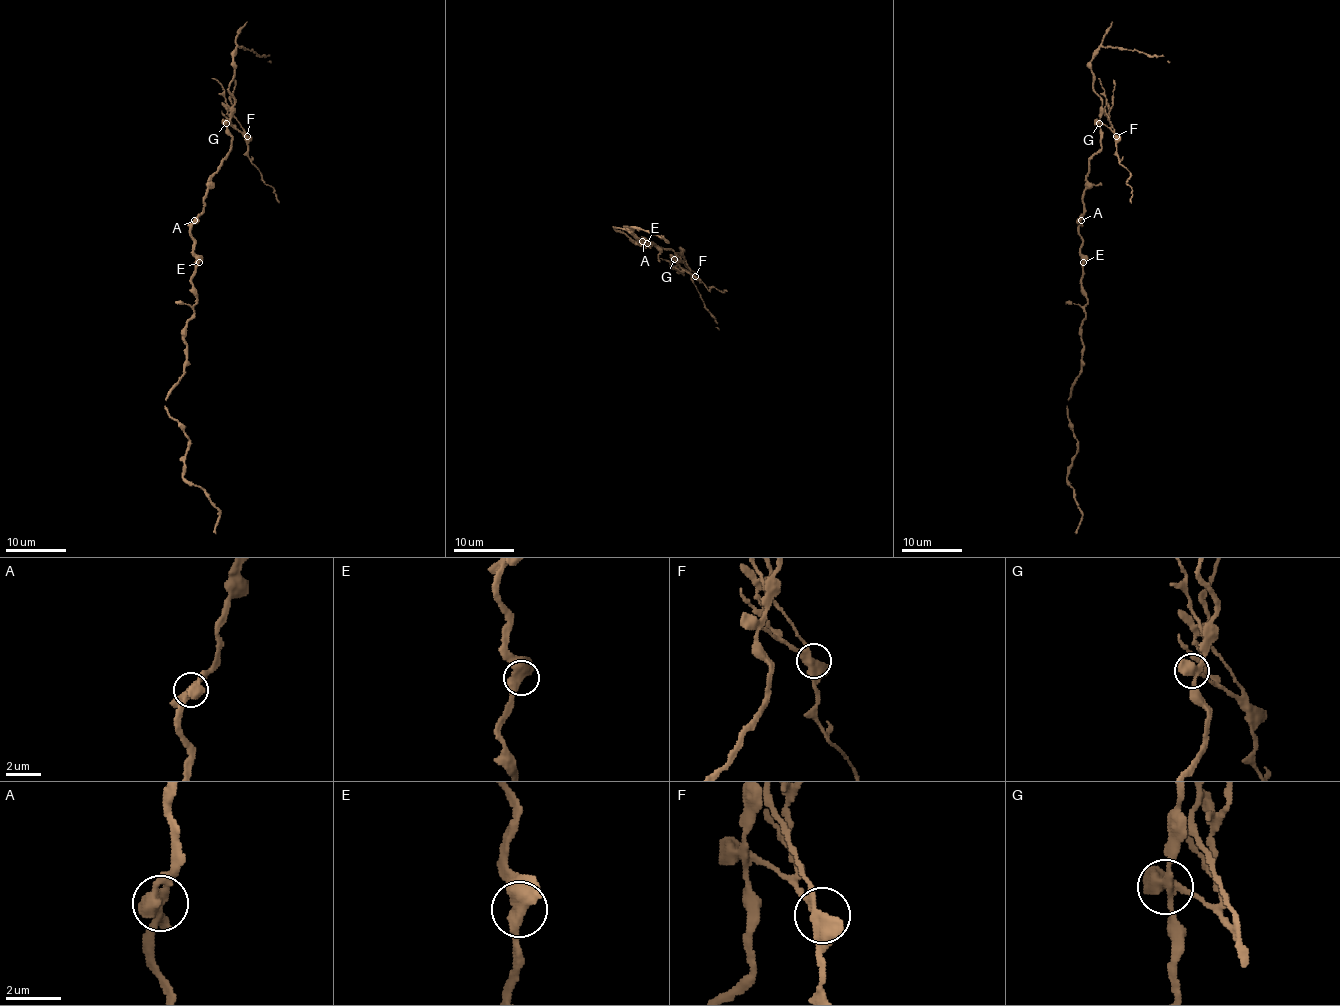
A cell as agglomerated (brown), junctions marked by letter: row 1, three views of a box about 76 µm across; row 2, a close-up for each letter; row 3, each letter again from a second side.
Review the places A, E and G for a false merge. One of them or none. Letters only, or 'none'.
G

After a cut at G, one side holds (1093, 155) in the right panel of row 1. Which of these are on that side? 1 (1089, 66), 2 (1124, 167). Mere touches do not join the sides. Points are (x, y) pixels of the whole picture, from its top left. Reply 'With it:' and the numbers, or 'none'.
With it: 1

